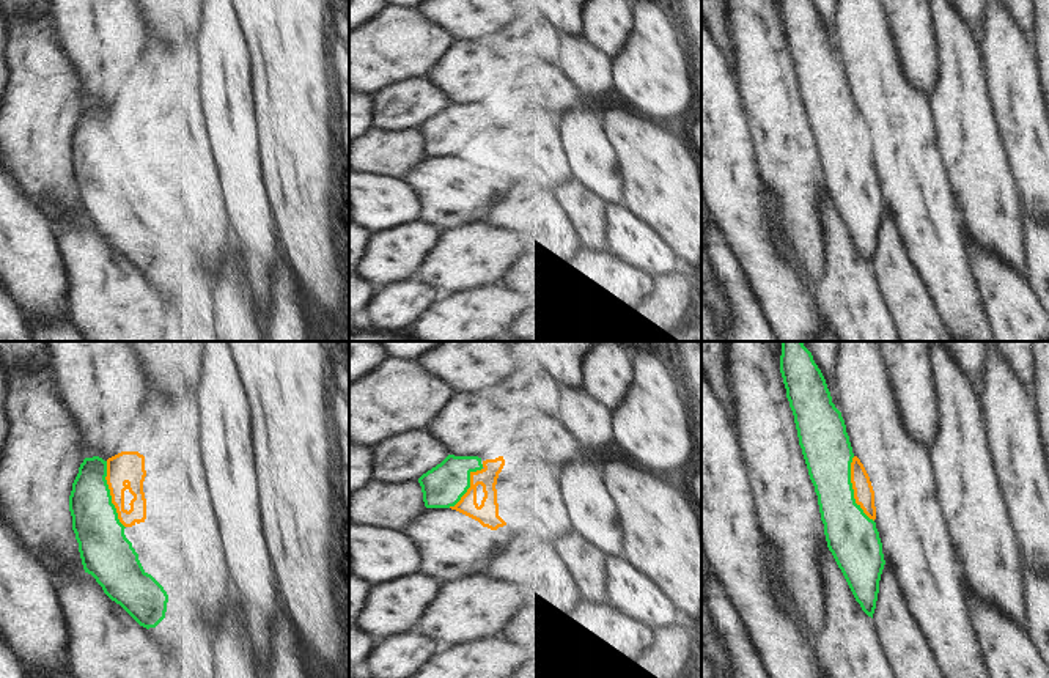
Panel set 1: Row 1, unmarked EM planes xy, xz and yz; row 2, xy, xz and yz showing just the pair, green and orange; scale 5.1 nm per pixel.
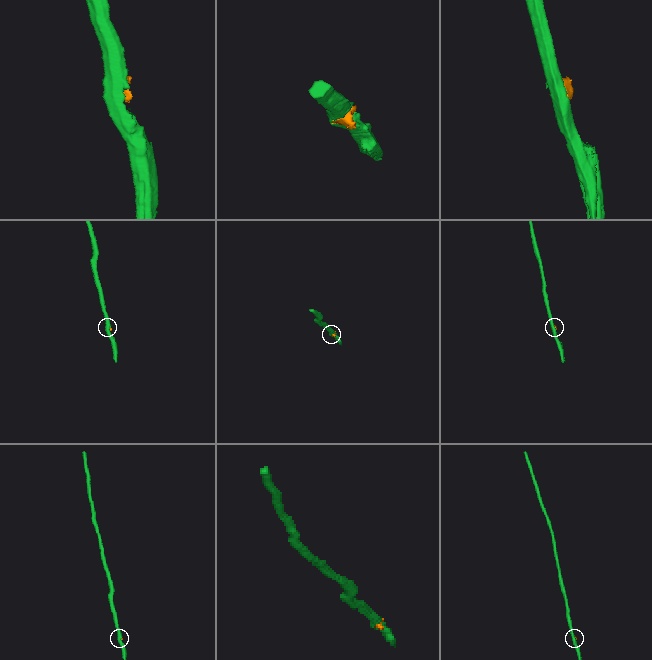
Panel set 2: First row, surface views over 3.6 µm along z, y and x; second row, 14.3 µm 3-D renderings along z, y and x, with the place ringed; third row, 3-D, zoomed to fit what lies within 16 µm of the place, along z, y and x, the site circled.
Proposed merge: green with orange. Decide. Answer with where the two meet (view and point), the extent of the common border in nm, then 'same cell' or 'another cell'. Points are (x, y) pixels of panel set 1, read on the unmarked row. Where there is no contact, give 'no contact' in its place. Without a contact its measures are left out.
yz (853, 137) | 360 nm | same cell

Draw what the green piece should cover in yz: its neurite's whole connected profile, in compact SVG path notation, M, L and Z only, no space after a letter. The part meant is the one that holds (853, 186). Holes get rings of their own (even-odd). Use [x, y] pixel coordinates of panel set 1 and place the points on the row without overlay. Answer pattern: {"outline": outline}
{"outline": "M782 0L780 20L794 63L799 93L818 143L827 195L856 249L873 266L885 208L874 170L874 138L870 124L860 107L852 101L841 60L832 50L826 27L812 0Z"}

